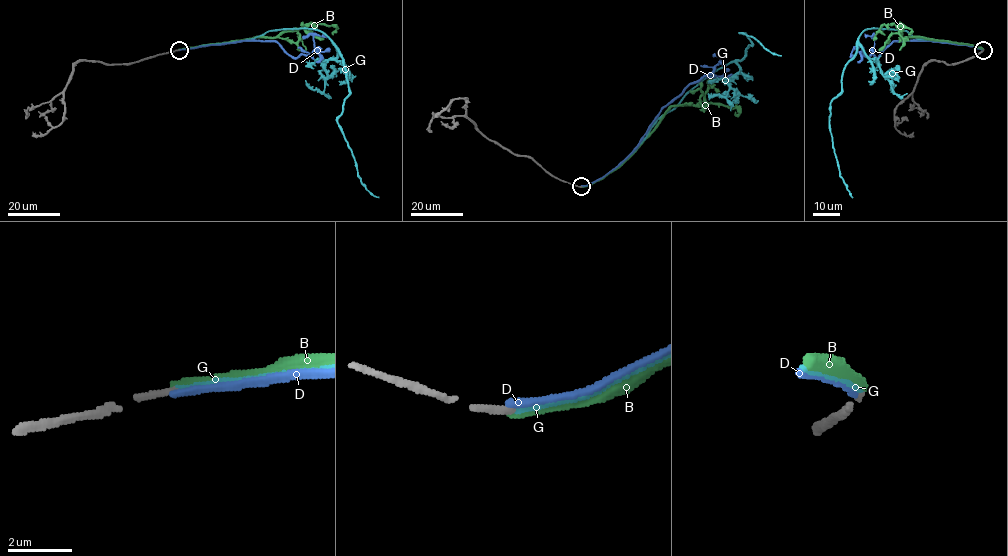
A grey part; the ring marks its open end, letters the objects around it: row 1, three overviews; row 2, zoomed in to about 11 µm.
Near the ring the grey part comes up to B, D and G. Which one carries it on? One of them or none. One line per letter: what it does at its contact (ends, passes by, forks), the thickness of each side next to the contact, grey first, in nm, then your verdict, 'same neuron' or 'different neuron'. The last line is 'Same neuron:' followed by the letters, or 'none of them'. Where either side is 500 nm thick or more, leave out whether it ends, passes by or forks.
B: it ends there; 240 nm thick on the grey side, 240 nm on the other; different neuron
D: it ends there; 240 nm thick on the grey side, 240 nm on the other; different neuron
G: it ends there; 240 nm thick on the grey side, 190 nm on the other; same neuron
Same neuron: G

